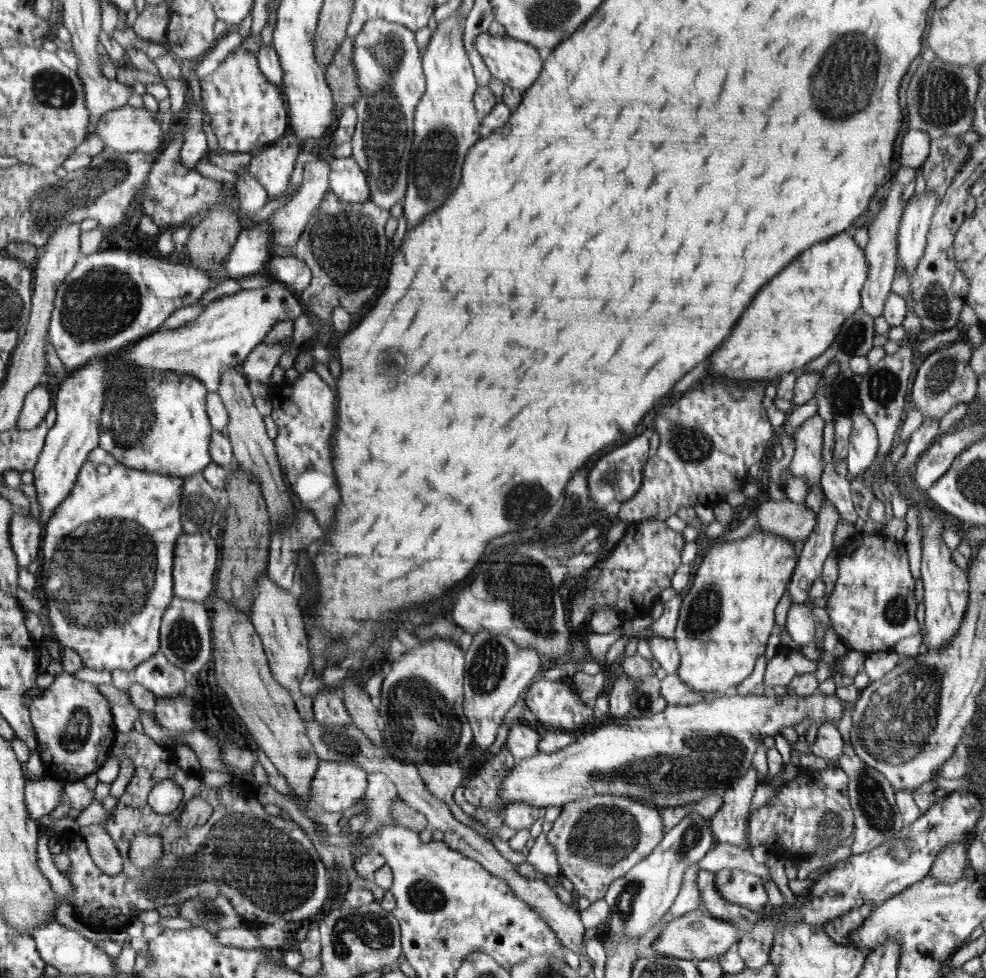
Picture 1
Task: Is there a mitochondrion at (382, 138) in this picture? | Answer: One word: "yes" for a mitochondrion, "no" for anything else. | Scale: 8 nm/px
yes

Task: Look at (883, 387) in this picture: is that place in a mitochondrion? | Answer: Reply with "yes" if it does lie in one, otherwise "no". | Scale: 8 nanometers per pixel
yes

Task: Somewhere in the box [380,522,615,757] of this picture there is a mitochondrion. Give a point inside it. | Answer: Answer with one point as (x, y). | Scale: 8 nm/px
(521, 585)

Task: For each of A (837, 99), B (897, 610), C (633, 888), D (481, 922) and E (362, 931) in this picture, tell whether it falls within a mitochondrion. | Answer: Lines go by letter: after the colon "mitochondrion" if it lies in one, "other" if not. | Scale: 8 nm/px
A: mitochondrion
B: mitochondrion
C: mitochondrion
D: other
E: mitochondrion

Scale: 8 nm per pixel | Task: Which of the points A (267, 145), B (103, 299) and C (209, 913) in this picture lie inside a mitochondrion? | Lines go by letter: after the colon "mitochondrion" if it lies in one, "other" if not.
A: other
B: mitochondrion
C: mitochondrion

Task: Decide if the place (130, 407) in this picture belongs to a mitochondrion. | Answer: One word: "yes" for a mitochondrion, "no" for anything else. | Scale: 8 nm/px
yes

